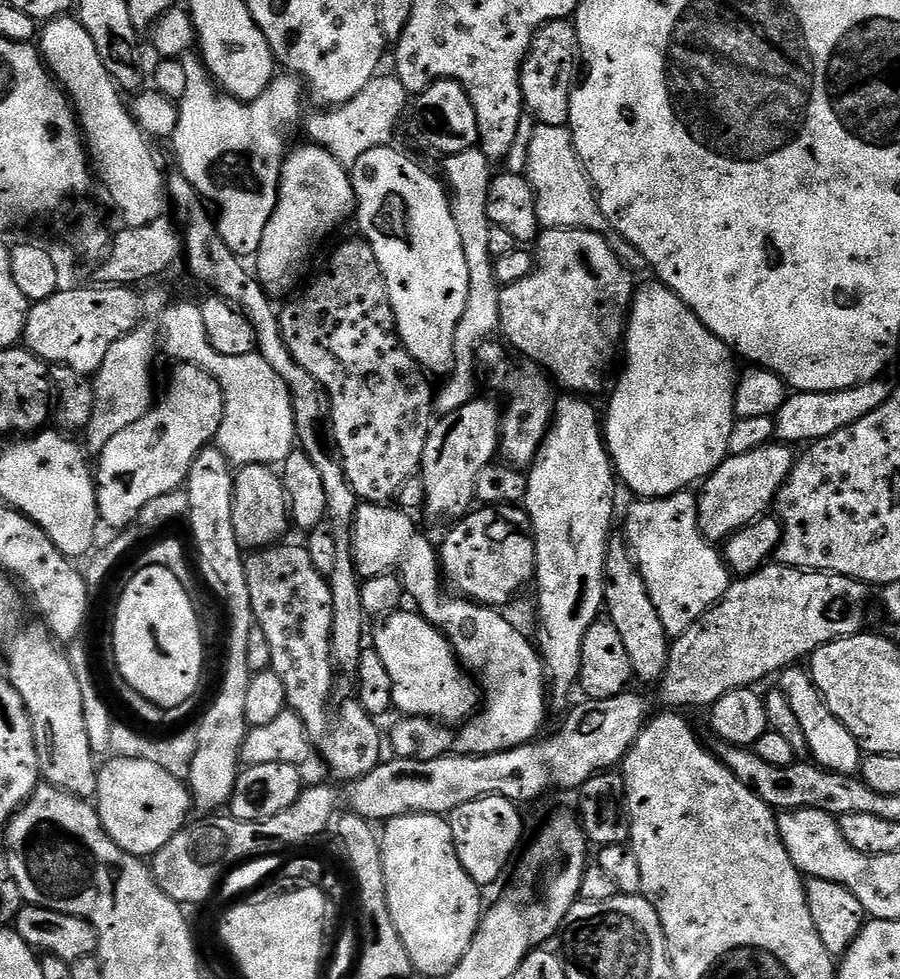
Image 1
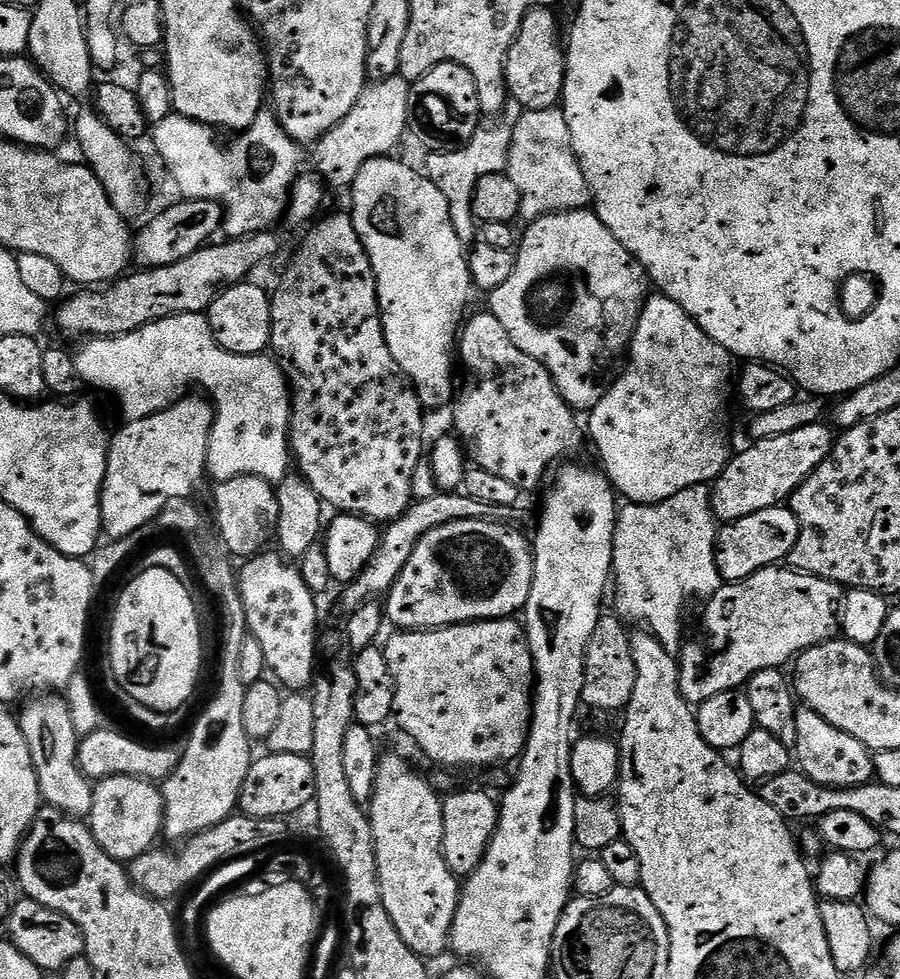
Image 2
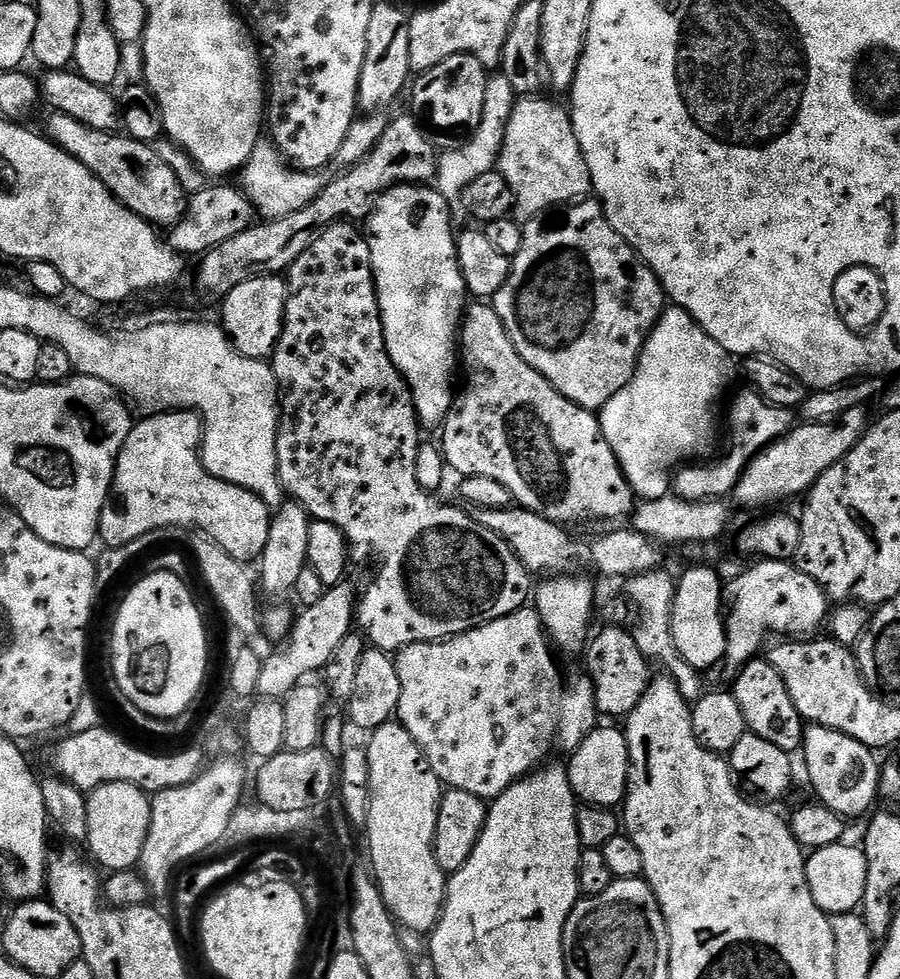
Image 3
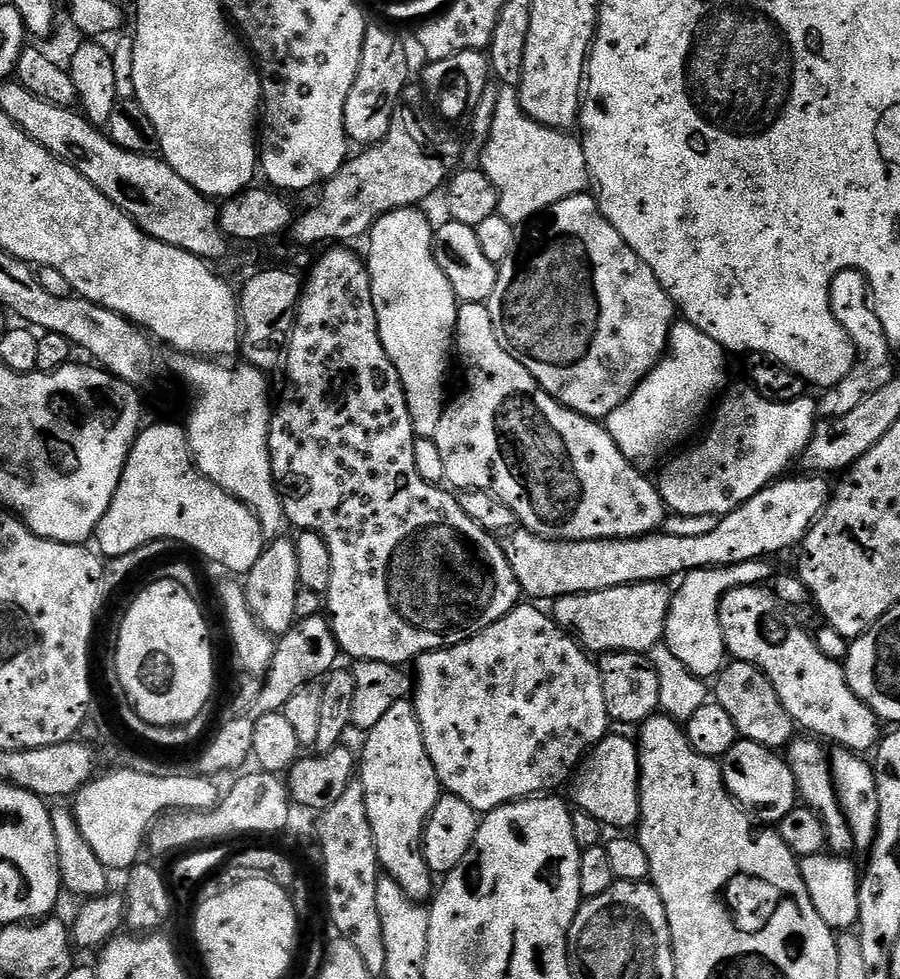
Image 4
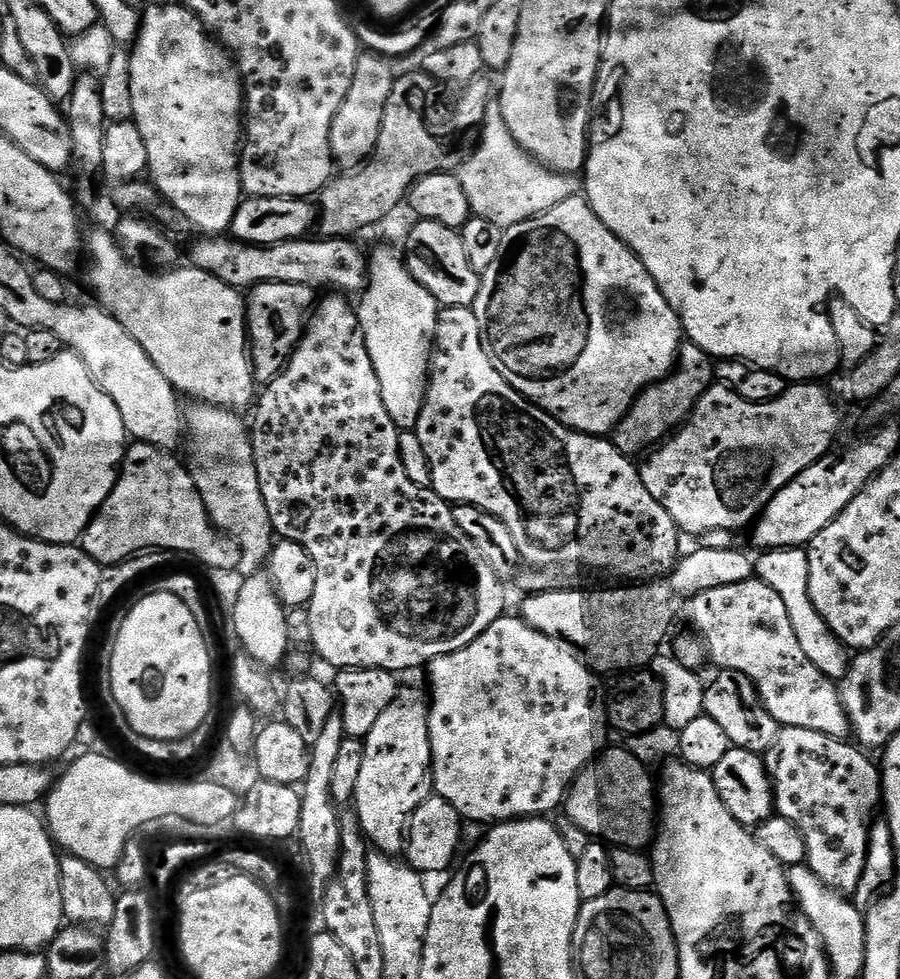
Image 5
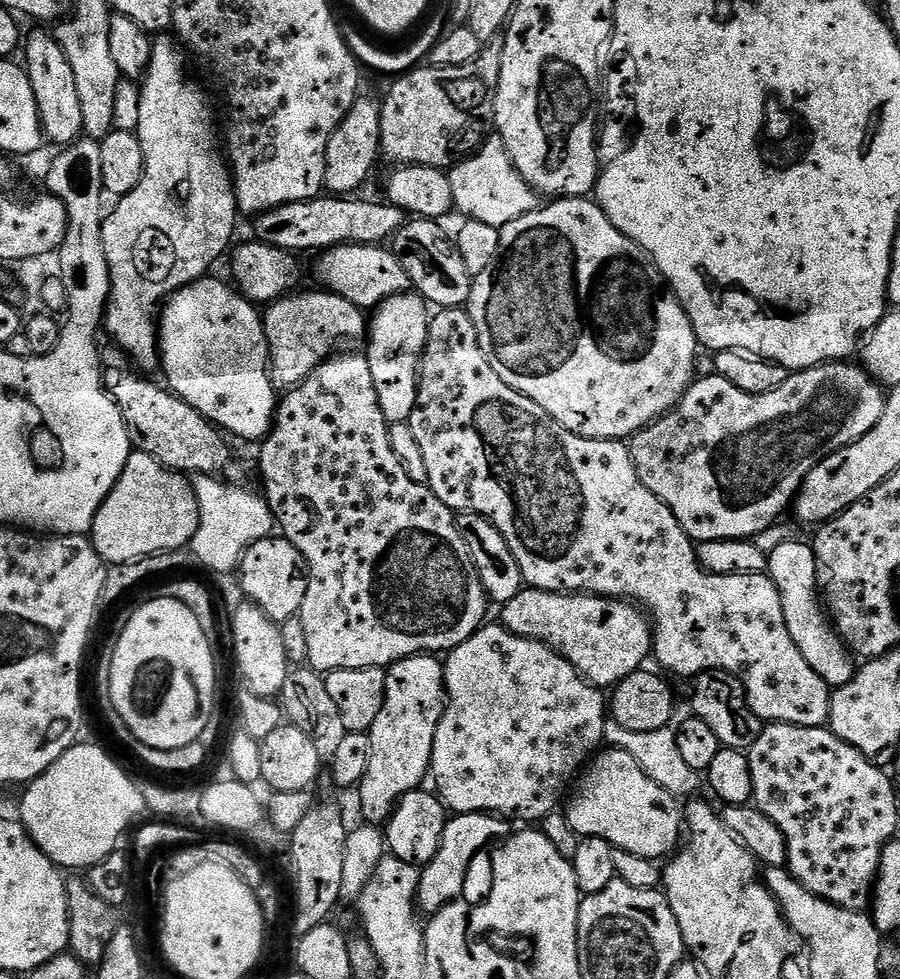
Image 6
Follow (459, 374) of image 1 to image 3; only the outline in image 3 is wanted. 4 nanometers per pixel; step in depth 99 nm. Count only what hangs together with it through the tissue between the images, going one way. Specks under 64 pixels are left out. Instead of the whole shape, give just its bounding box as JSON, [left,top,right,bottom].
[434,75,517,201]

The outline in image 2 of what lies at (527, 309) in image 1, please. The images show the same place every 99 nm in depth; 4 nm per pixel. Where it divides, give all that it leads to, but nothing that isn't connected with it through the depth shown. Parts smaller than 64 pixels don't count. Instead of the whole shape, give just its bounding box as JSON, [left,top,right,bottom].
[490,208,650,409]

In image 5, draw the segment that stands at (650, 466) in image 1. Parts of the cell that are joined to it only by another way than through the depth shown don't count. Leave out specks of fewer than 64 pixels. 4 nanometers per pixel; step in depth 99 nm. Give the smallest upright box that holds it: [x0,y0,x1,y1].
[614,343,714,457]

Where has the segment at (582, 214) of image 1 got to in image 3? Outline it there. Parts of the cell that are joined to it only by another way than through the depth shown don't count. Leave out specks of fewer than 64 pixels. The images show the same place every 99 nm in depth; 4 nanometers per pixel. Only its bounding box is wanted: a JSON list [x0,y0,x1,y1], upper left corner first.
[498,95,592,222]

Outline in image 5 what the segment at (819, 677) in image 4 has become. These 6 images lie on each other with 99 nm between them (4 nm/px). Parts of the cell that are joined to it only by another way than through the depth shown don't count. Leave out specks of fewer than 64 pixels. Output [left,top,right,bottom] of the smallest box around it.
[687,578,852,740]

